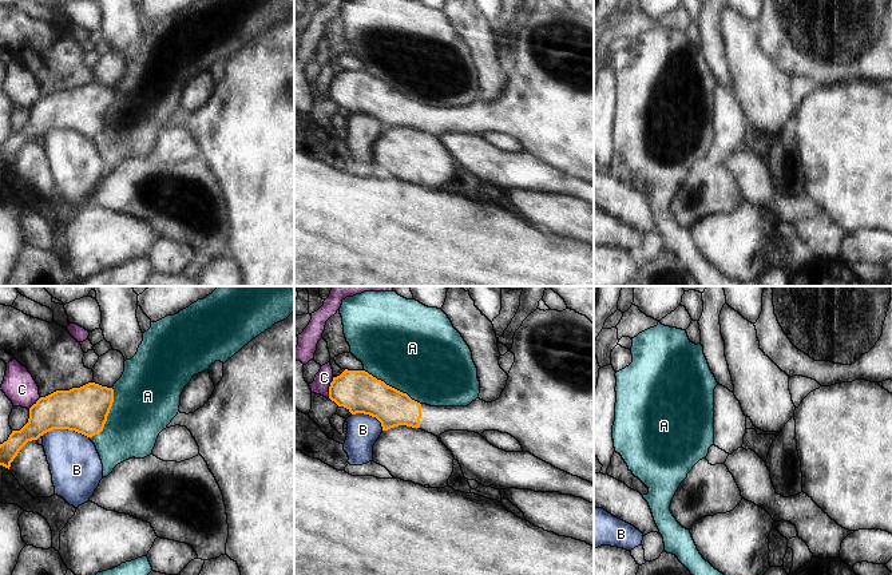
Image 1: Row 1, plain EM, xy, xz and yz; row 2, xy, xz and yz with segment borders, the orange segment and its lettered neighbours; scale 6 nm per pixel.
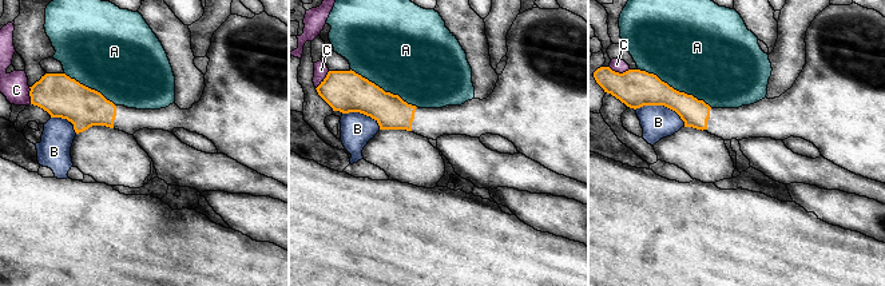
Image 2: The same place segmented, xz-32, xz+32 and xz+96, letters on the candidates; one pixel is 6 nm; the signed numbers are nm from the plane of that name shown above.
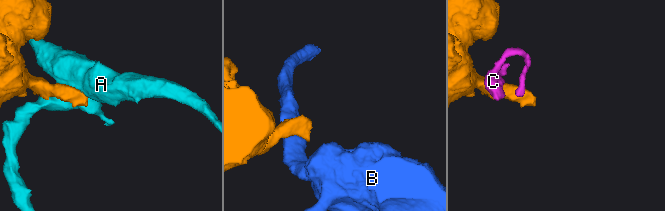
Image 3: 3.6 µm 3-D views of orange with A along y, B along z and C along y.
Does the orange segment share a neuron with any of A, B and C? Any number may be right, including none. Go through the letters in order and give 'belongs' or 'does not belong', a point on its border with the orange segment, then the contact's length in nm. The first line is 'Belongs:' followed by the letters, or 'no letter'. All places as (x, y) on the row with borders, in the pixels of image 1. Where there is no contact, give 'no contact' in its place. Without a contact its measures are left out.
Belongs: no letter
A: does not belong | xz (391, 387) | 400 nm
B: does not belong | xy (66, 428) | 280 nm
C: does not belong | xz (329, 388) | 130 nm

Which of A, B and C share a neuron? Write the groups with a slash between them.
A / B / C

